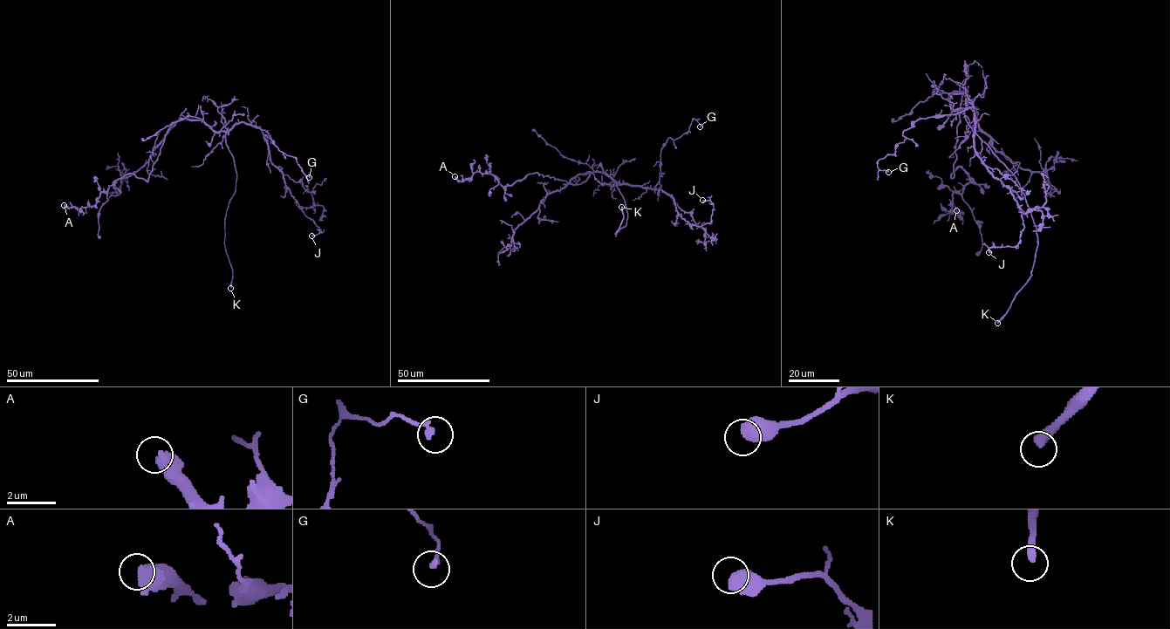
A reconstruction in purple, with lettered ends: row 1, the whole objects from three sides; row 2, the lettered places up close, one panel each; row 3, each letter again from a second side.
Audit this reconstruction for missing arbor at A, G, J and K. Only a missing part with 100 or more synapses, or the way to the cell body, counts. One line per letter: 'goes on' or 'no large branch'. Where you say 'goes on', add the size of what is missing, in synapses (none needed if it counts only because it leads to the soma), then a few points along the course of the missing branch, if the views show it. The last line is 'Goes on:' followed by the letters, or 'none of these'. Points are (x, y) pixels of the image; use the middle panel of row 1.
A: no large branch
G: no large branch
J: no large branch
K: goes on
Goes on: K

